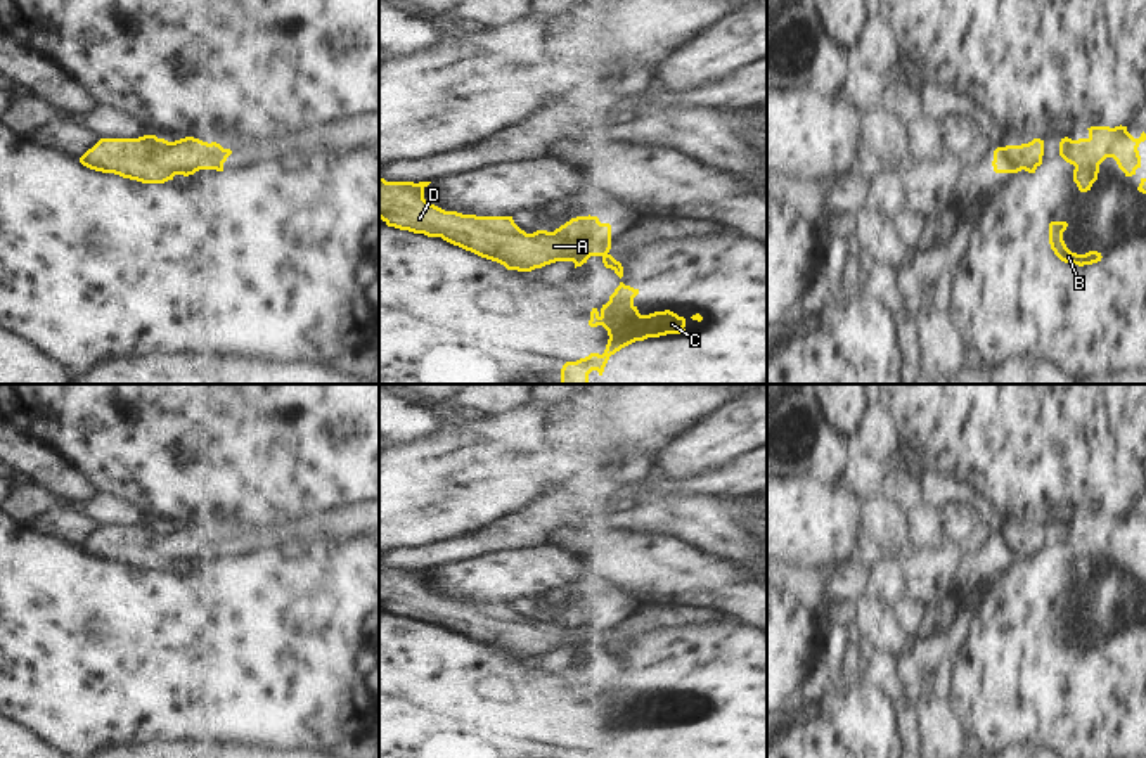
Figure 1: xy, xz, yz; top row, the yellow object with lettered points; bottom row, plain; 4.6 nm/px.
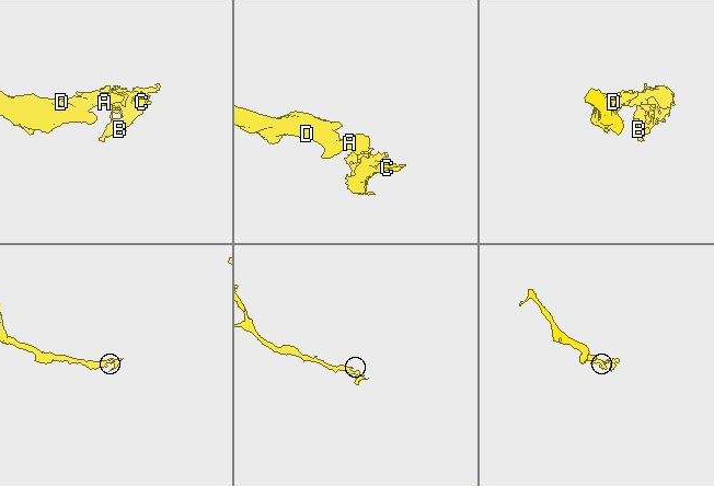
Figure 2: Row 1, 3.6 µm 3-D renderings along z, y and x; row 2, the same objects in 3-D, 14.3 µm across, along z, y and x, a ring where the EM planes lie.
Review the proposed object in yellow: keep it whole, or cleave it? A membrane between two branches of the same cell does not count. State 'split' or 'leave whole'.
split

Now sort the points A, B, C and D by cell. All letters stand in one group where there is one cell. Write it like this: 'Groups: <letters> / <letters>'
Groups: A D / B C

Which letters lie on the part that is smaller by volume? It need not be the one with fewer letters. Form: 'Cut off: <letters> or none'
Cut off: B, C

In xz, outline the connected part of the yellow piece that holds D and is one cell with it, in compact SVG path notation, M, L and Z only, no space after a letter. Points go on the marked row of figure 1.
M379 177L379 218L388 225L443 241L471 251L481 258L497 261L507 270L531 272L556 261L573 261L575 268L587 263L590 256L604 256L611 249L611 225L601 223L597 216L576 216L554 232L537 230L526 234L512 216L476 216L445 211L424 199L424 189L431 182L386 182Z

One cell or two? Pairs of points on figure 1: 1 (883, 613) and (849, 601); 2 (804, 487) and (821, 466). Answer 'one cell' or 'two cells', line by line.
1: two cells
2: two cells

